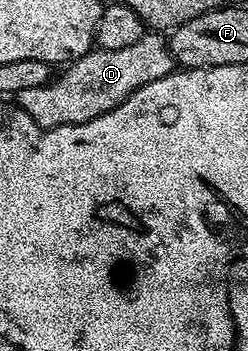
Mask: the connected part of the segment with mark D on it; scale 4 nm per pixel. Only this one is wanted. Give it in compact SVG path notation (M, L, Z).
M155 30L144 31L133 46L125 46L121 50L105 50L96 47L90 52L86 52L80 60L73 60L62 69L60 74L52 75L51 80L45 86L33 86L29 90L21 90L17 93L17 103L33 122L40 124L42 128L56 128L66 124L80 124L89 122L125 102L141 86L149 86L149 82L157 82L157 78L165 78L171 72L176 71L177 63L170 50L168 37Z

